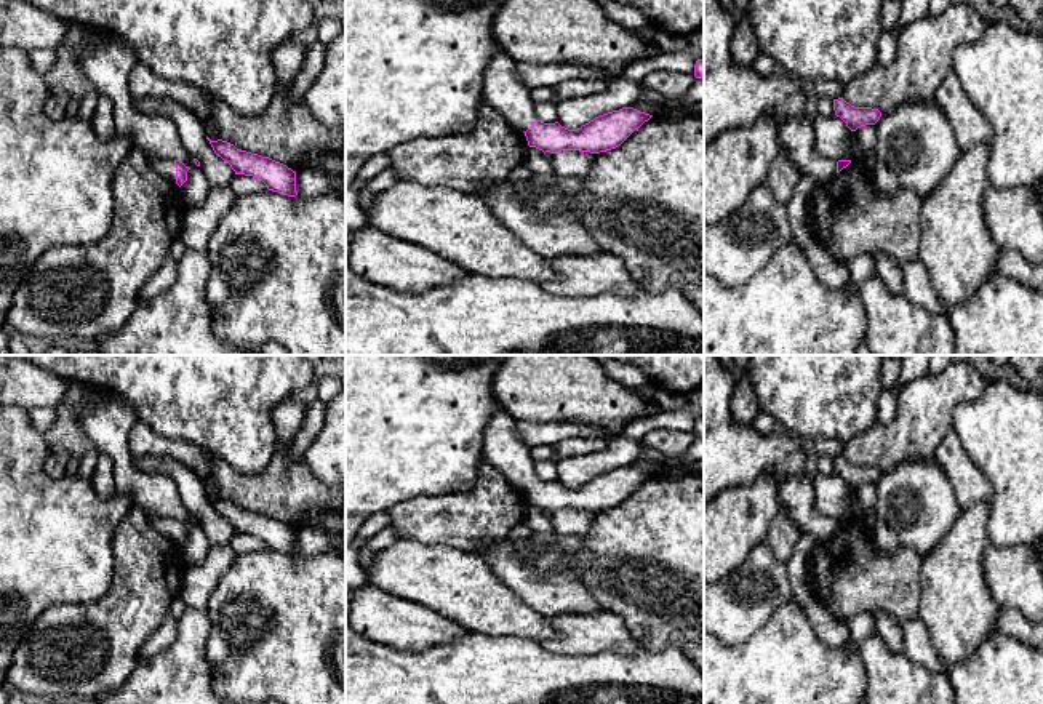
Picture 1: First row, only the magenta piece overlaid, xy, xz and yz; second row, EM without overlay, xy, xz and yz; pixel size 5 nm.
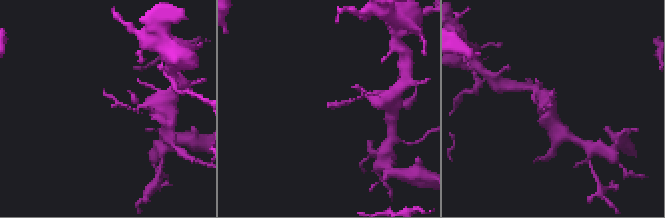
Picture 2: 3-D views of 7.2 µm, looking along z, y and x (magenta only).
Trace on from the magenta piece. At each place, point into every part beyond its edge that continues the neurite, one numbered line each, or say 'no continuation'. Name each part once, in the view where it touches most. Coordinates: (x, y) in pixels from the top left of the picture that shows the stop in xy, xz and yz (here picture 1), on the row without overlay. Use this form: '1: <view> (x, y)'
1: xy (165, 525)

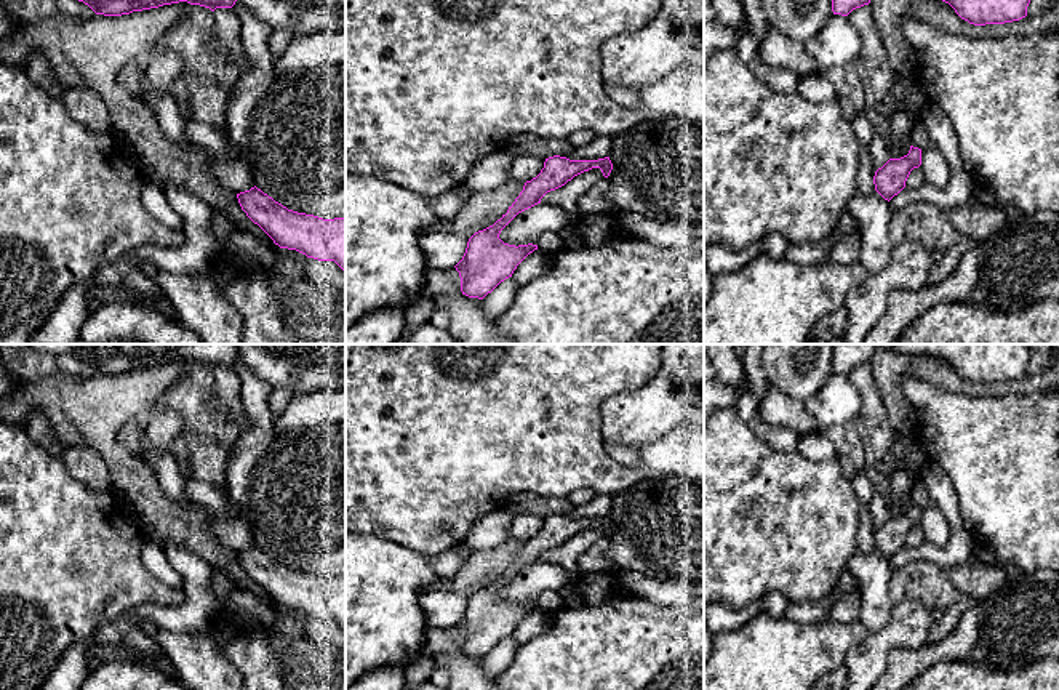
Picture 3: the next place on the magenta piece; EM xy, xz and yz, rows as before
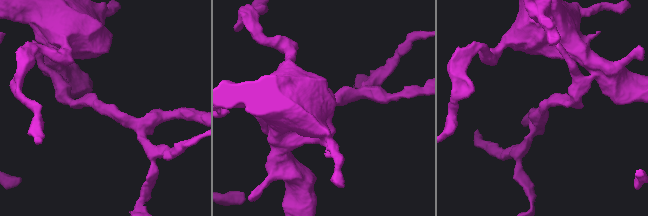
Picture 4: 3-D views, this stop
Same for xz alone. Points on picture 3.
no continuation

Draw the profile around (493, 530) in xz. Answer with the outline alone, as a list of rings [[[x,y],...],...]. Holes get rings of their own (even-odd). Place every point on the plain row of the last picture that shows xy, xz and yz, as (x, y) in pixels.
[[[504,506],[480,519],[466,535],[464,543],[474,551],[501,546],[509,538],[509,528],[517,514]]]

